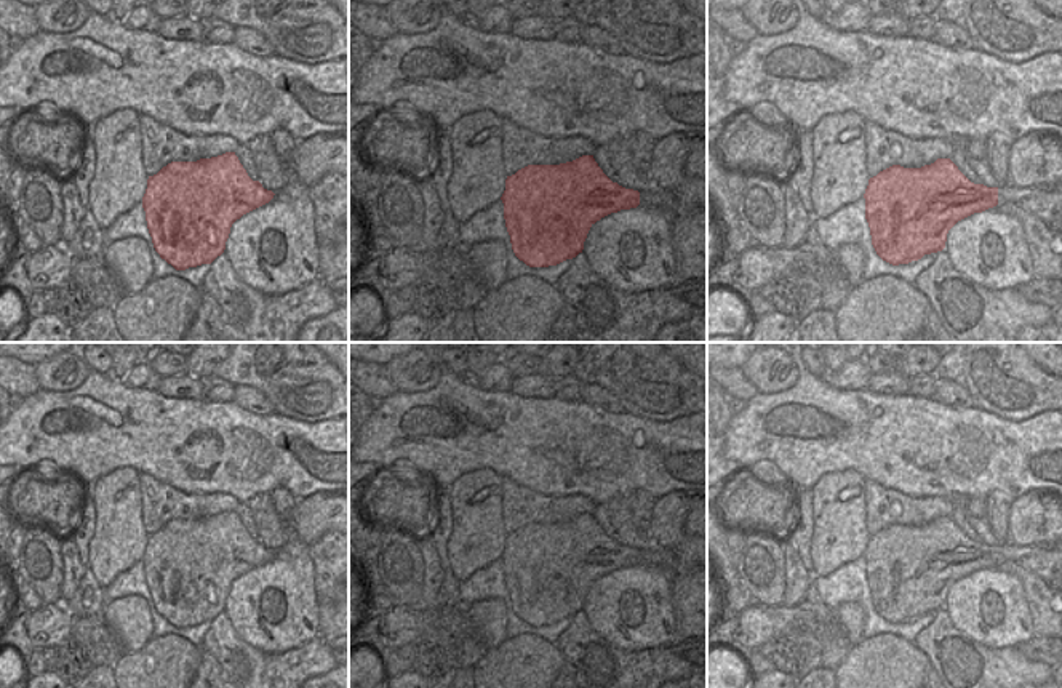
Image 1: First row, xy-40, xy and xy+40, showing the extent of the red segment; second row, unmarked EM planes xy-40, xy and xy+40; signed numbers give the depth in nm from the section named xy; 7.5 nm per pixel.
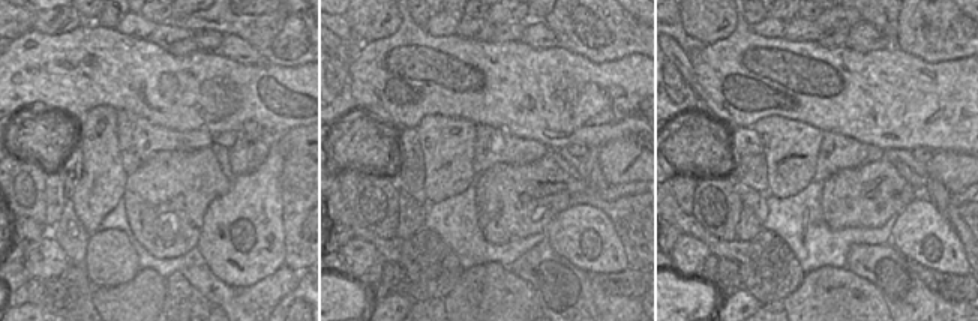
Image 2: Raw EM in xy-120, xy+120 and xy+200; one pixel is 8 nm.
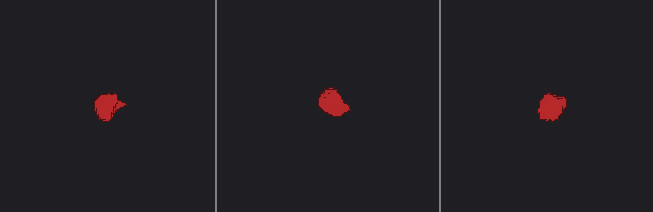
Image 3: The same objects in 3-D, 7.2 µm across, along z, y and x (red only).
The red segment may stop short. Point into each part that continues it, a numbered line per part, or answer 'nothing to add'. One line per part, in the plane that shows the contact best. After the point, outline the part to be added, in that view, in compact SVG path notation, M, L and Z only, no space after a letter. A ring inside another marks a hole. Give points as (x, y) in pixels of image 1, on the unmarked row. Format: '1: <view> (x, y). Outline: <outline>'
1: xy+40 (1038, 568). Outline: M1000 542L992 571L1014 574L1024 586L1035 637L1062 638L1062 547Z

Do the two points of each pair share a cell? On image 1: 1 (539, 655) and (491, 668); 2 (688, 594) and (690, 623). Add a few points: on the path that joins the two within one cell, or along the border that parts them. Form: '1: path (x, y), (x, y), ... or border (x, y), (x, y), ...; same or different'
1: path (528, 664), (523, 668), (503, 668); same
2: path (690, 600), (690, 616); same

